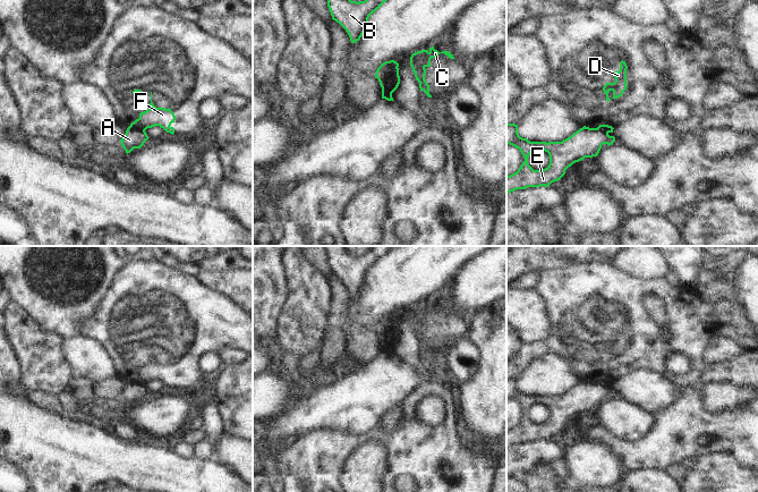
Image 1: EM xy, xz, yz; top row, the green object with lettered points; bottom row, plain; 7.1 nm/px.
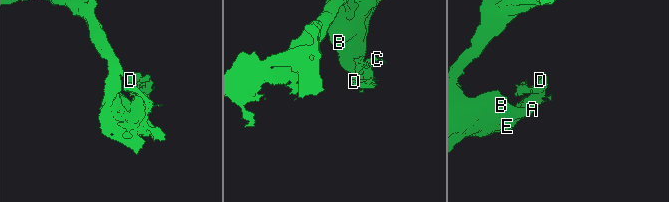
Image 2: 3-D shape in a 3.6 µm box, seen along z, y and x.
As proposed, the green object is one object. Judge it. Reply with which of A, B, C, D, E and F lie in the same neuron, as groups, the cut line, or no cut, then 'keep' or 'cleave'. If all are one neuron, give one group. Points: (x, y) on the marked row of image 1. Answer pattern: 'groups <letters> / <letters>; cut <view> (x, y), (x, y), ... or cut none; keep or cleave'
groups A B E / C D F; cut xy (144, 129), (127, 130); cleave

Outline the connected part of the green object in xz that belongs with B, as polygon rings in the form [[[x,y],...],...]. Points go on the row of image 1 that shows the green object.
[[[327,0],[332,19],[339,23],[348,33],[351,43],[363,36],[369,16],[387,0]]]

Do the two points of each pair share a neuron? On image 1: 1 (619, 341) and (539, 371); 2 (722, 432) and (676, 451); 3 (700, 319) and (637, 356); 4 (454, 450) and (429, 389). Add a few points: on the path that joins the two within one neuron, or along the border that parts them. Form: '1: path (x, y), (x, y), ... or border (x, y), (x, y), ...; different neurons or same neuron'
1: border (550, 350), (565, 357), (584, 379); different neurons
2: path (710, 431), (697, 431), (688, 440); same neuron
3: path (684, 334), (673, 346), (653, 350); same neuron
4: path (451, 433), (451, 405), (446, 397); same neuron

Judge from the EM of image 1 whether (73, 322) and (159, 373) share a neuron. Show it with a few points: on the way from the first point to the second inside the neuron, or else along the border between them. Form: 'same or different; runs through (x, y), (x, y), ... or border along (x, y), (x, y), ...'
different; border along (99, 305), (98, 312), (88, 321), (83, 334)

